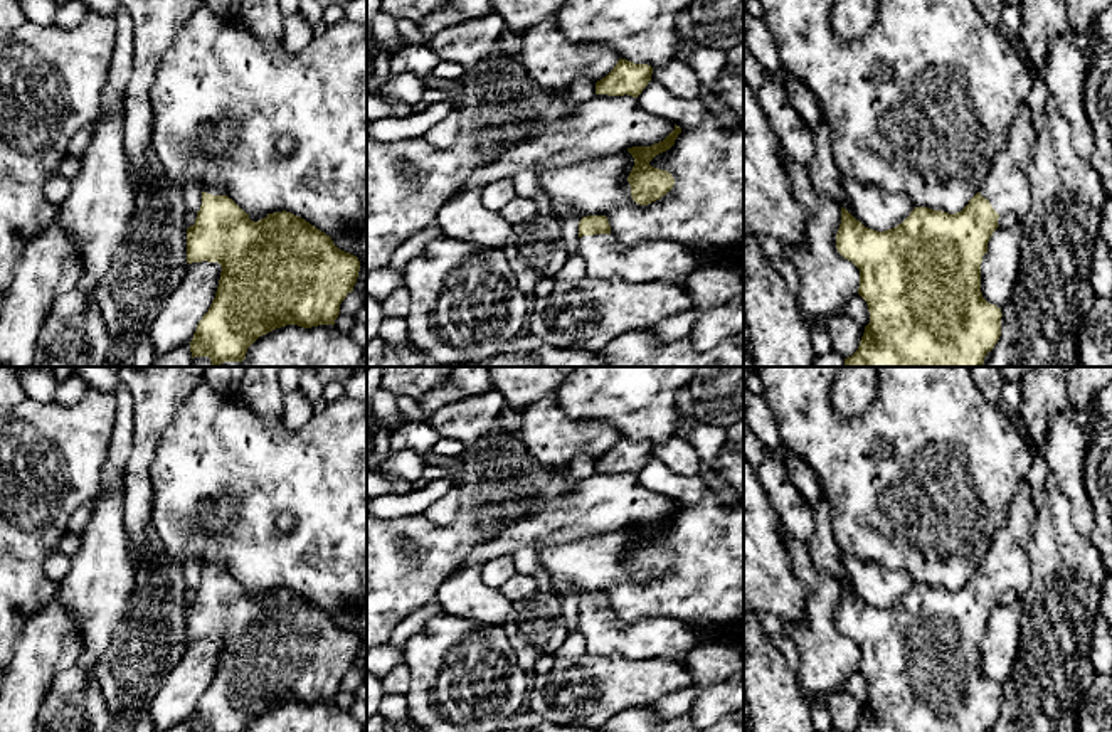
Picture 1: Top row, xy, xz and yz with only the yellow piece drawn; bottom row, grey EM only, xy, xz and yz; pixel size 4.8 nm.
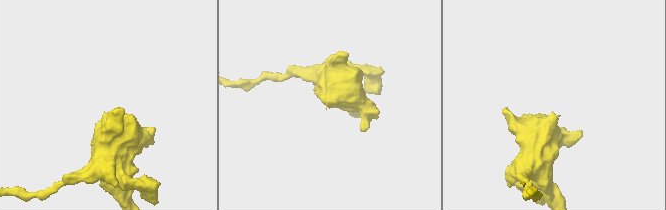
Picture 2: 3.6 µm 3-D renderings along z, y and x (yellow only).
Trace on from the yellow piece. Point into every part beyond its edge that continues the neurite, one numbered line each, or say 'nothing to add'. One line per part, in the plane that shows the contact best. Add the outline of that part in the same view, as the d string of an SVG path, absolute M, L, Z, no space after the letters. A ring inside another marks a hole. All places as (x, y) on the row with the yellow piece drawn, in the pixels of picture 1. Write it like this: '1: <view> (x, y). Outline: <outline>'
1: xz (661, 259). Outline: M612 234L579 237L579 254L585 261L585 274L596 278L619 276L629 283L683 281L696 263L690 249L673 241L641 241L627 251L616 246Z

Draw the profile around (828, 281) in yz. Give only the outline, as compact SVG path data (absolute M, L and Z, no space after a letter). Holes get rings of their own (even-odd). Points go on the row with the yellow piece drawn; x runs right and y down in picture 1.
M781 153L787 175L789 190L806 209L804 242L787 249L787 257L799 274L799 291L796 294L804 321L809 328L824 328L829 318L845 313L848 301L858 294L860 269L845 259L836 249L836 234L841 224L841 207L829 195L816 192L808 175L806 165Z

